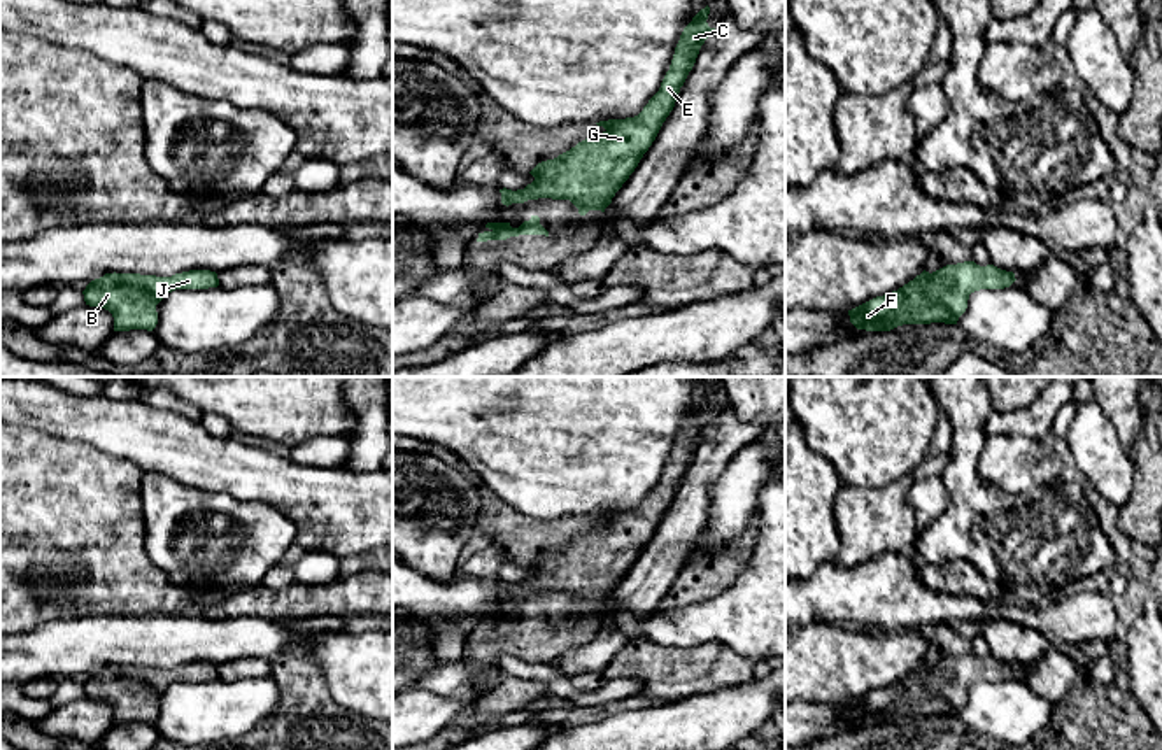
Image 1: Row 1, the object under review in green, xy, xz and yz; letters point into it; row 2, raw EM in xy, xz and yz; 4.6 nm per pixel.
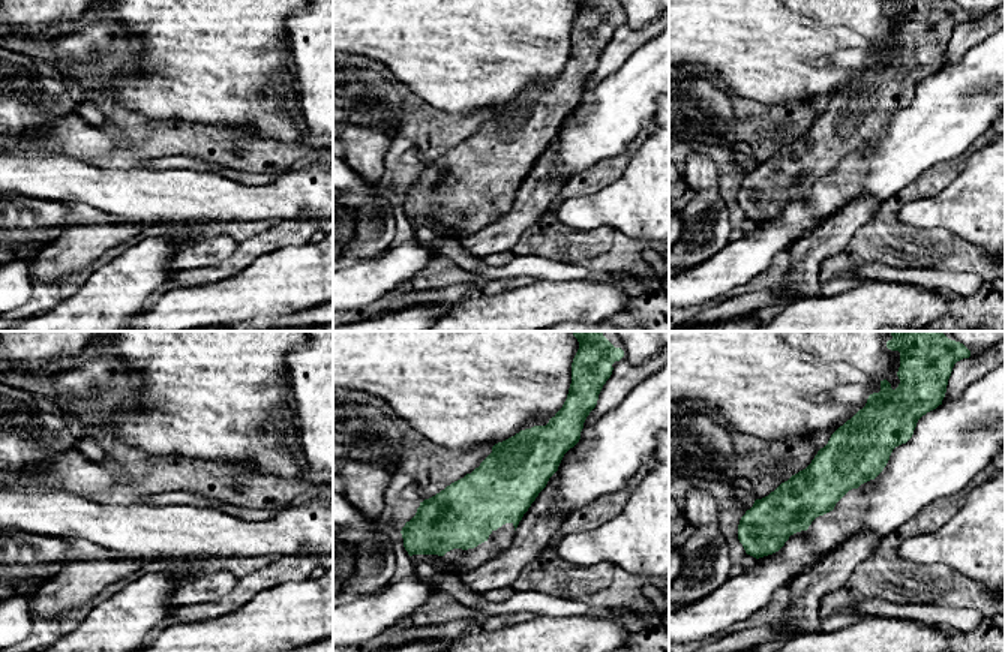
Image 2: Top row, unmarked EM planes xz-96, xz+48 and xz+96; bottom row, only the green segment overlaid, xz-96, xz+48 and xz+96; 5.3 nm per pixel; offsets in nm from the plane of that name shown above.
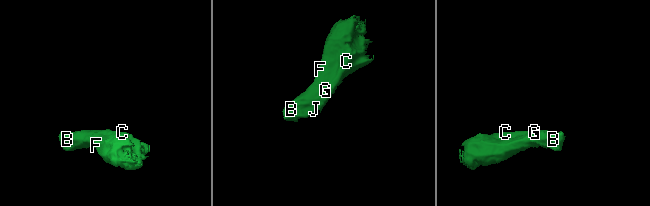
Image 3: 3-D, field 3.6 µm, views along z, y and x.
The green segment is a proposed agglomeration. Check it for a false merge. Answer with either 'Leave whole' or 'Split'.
Leave whole

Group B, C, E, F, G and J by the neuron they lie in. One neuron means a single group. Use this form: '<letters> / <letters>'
B C E F G J

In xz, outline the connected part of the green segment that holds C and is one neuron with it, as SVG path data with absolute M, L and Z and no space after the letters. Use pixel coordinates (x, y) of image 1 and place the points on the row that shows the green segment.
M706 5L684 28L659 91L638 116L596 123L605 128L603 133L578 142L554 159L538 163L529 172L535 180L524 189L500 189L501 203L508 207L528 200L552 198L570 200L580 216L589 210L605 212L655 140L701 46L715 32L706 23L708 14L710 7Z

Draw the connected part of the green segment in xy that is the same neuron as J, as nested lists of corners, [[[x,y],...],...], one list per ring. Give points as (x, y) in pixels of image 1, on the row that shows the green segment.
[[[189,270],[172,277],[140,273],[105,273],[82,291],[89,307],[105,308],[114,317],[114,331],[147,329],[158,324],[156,305],[175,289],[217,287],[210,270]]]

